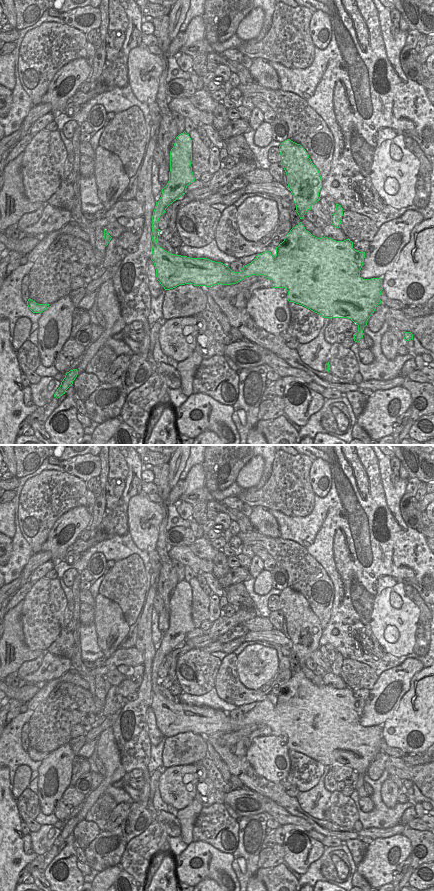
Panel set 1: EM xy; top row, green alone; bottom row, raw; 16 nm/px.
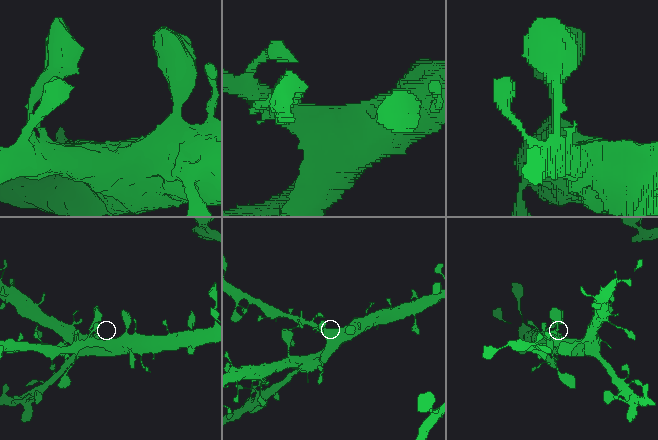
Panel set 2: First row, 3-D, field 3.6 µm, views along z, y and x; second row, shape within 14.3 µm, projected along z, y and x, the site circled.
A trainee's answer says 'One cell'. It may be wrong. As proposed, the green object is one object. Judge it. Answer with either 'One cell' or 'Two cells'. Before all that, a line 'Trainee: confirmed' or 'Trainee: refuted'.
Trainee: confirmed
One cell

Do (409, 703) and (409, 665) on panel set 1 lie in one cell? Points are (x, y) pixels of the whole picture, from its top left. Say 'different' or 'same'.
different

